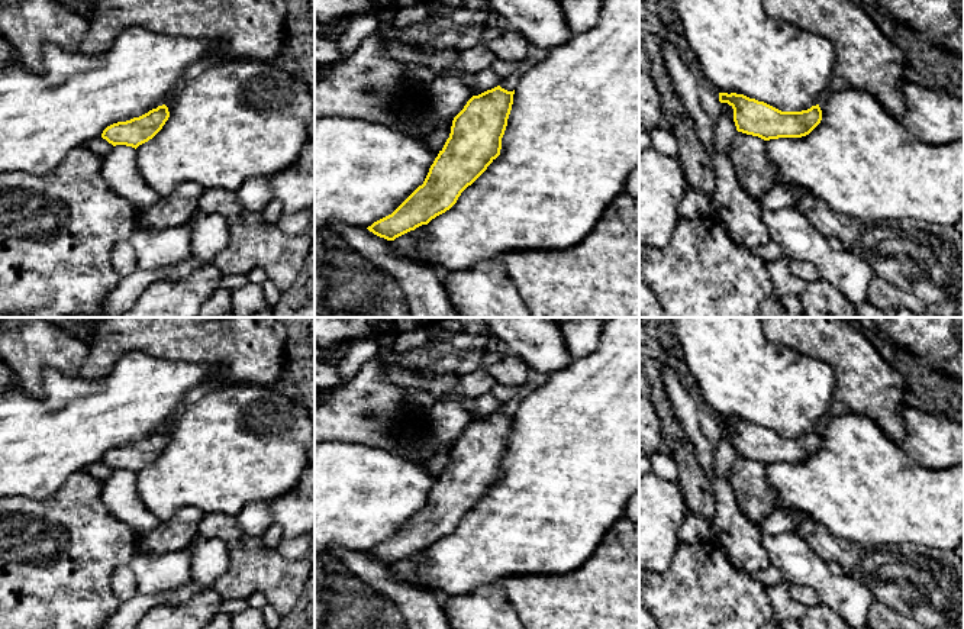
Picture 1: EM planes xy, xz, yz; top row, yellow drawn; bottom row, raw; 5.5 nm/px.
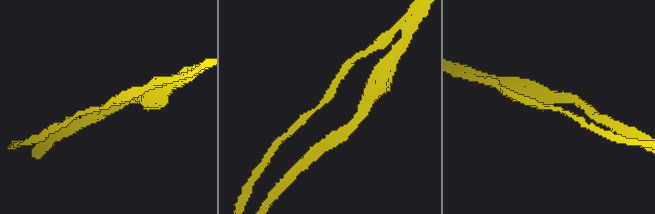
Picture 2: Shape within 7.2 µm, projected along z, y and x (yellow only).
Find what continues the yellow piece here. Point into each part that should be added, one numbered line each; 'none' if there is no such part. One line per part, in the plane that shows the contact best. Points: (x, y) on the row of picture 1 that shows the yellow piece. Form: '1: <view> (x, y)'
none

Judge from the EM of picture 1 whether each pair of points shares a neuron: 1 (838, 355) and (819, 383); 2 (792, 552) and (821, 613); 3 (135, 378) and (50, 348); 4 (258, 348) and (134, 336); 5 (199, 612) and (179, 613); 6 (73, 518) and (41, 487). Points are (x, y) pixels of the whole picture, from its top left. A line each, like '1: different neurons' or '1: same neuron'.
1: different neurons
2: different neurons
3: different neurons
4: same neuron
5: same neuron
6: different neurons

